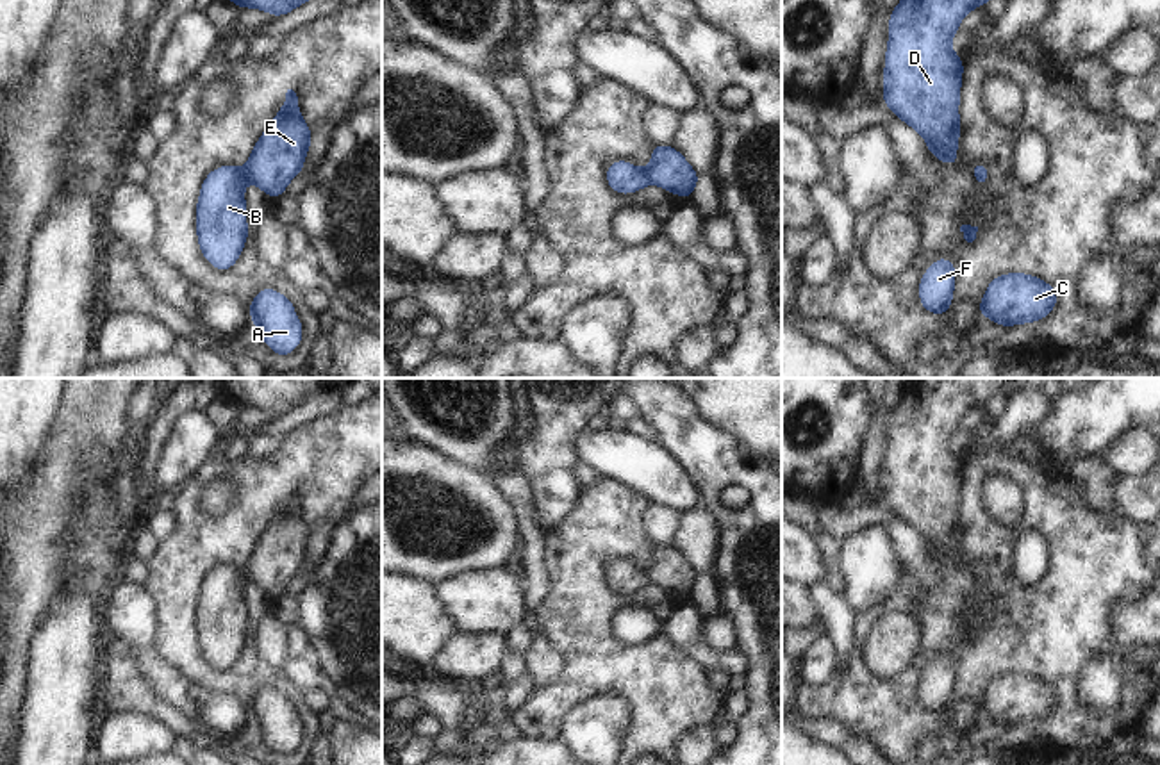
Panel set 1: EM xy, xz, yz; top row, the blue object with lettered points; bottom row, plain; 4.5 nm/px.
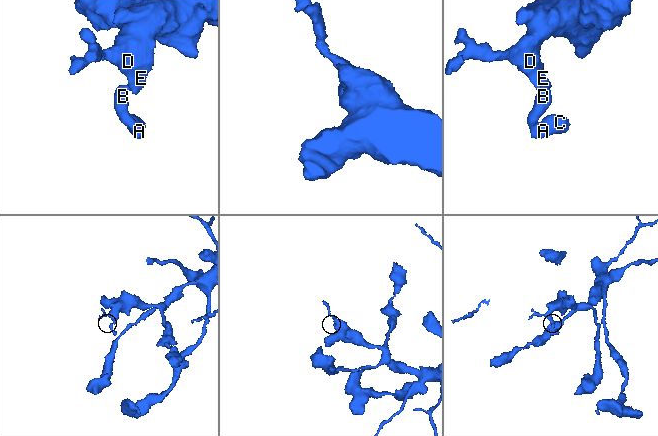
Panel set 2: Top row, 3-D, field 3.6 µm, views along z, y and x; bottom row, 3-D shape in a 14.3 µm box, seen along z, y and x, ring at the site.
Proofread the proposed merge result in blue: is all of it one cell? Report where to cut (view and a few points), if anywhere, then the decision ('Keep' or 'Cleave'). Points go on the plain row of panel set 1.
No split. Keep.

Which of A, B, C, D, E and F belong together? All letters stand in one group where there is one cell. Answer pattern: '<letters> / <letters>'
A B C D E F

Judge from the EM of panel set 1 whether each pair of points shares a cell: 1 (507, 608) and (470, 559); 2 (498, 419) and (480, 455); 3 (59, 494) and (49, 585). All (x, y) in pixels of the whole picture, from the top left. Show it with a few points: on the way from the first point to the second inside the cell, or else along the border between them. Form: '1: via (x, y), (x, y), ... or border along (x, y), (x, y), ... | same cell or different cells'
1: border along (502, 566), (463, 571), (439, 582) | different cells
2: via (489, 428), (480, 437), (480, 446) | same cell
3: via (49, 518), (49, 562) | same cell

